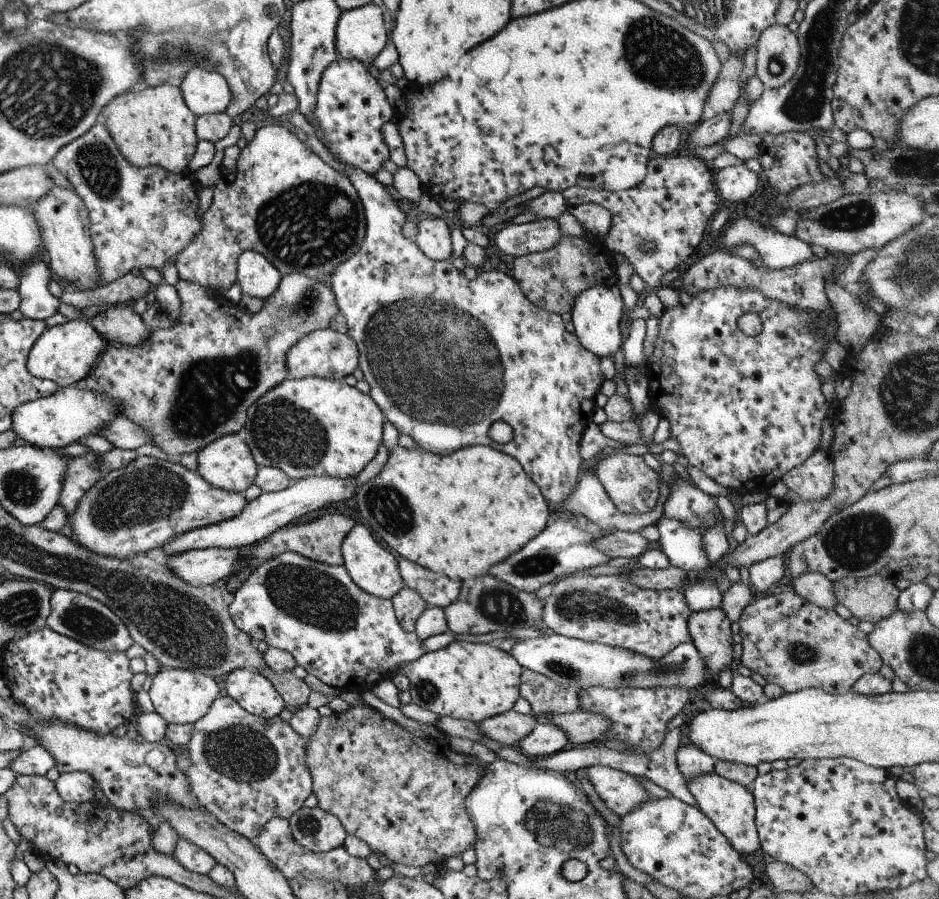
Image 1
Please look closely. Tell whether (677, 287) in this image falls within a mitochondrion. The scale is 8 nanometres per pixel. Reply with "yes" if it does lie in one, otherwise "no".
no

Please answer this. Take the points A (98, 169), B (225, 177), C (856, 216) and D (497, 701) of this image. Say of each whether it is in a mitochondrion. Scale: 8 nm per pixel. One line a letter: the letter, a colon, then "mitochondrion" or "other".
A: mitochondrion
B: other
C: mitochondrion
D: other

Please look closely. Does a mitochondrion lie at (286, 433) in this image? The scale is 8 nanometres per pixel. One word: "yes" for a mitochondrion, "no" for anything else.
yes

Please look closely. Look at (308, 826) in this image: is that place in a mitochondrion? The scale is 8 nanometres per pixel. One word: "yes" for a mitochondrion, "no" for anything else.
yes

